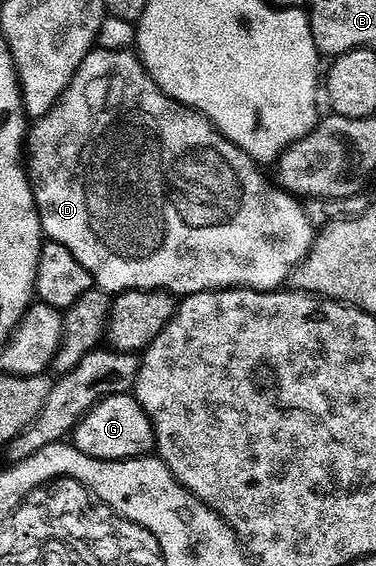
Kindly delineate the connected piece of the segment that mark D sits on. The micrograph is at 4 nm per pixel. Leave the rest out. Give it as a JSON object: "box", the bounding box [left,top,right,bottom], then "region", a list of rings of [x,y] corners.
{"box":[28,47,316,299],"region":[[[95,47],[84,63],[80,63],[80,71],[76,71],[57,107],[47,117],[35,122],[29,130],[28,172],[30,186],[34,188],[34,202],[38,204],[38,214],[42,220],[43,234],[49,240],[68,247],[68,251],[72,251],[72,255],[76,255],[76,259],[80,259],[82,266],[90,272],[95,286],[111,295],[140,289],[161,291],[185,299],[193,293],[213,293],[235,287],[256,289],[260,293],[278,291],[289,282],[294,270],[310,254],[310,248],[314,245],[316,228],[302,206],[305,204],[299,198],[280,191],[275,191],[269,201],[266,198],[266,181],[262,178],[263,170],[258,162],[243,149],[233,145],[204,114],[169,97],[154,82],[152,75],[148,75],[142,60],[134,51]]]}

